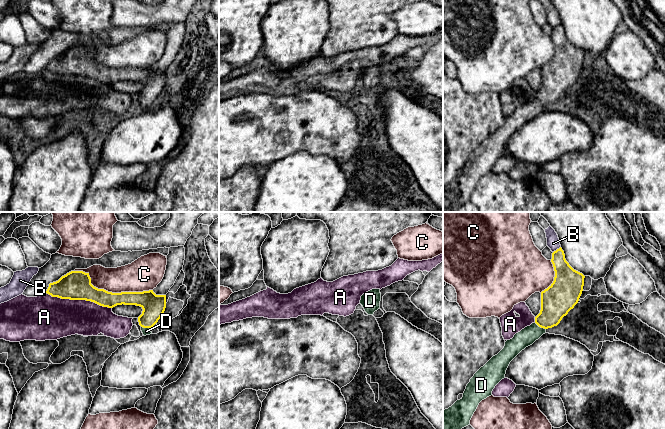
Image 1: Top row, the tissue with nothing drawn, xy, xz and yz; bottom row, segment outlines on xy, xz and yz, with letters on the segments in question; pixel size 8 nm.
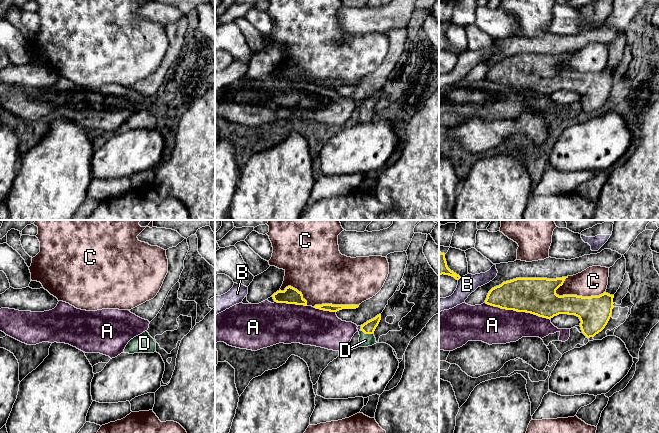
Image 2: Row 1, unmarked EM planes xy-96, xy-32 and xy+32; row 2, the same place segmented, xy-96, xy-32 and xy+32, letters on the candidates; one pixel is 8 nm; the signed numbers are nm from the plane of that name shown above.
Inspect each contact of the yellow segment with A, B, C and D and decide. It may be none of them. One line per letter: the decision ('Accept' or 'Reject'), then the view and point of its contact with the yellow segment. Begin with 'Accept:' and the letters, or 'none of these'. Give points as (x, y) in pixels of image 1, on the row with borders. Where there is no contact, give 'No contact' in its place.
Accept: D
A: Reject. Touches yellow at xy (79, 299)
B: Reject. Touches yellow at yz (557, 249)
C: Reject. Touches yellow at xy (111, 292)
D: Accept. Touches yellow at yz (540, 326)

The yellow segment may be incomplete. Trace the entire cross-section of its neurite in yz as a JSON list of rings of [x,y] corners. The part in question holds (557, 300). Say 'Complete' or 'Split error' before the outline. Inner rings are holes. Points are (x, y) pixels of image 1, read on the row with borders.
Split error. [[[561,247],[552,253],[551,262],[555,271],[554,281],[541,292],[541,310],[535,322],[507,340],[504,348],[470,379],[463,397],[443,410],[443,429],[462,429],[470,425],[479,403],[491,396],[495,386],[505,378],[510,362],[548,328],[557,326],[578,303],[585,276],[569,265]]]

